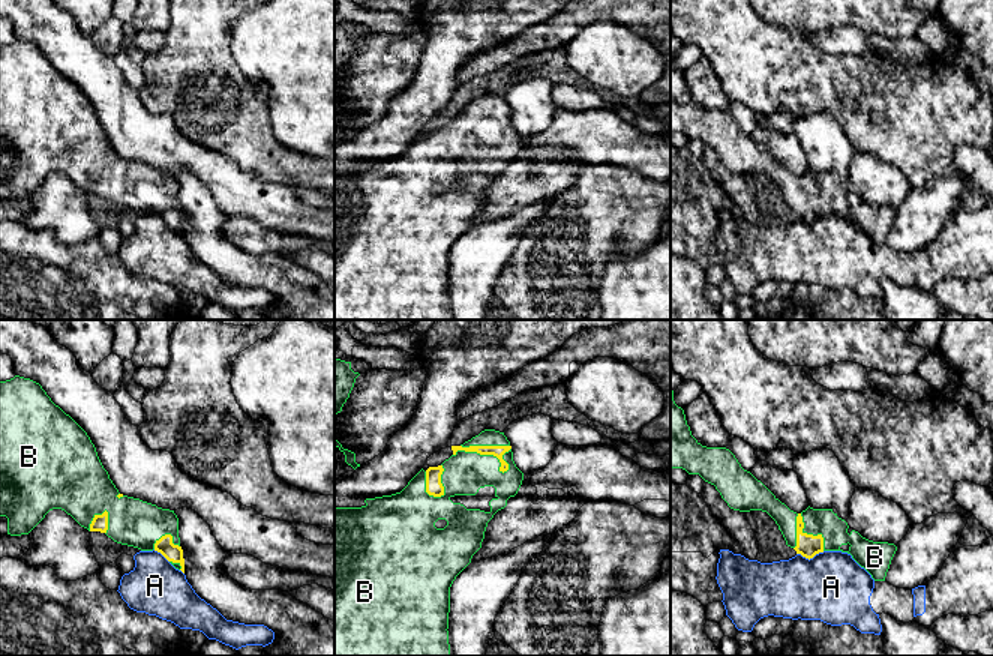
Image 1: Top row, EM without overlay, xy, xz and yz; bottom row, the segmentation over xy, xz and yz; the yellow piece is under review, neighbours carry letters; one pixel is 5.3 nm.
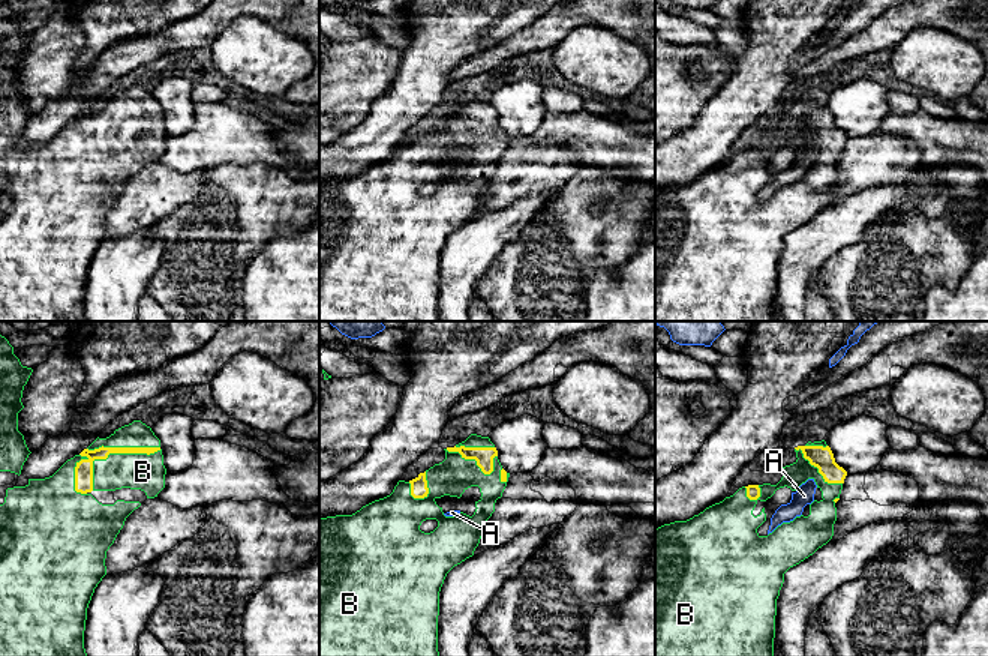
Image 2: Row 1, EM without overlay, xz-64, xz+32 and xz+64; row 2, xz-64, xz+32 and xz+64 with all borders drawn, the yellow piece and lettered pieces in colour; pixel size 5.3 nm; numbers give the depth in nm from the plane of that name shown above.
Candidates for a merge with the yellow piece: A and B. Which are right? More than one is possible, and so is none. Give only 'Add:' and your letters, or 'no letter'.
Add: B

